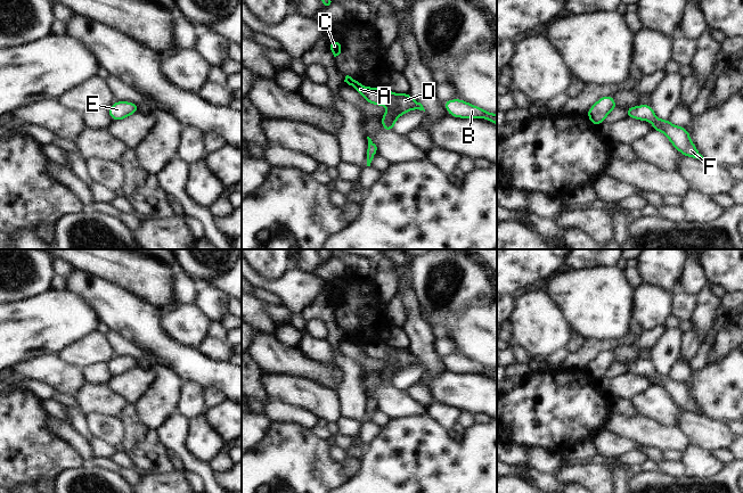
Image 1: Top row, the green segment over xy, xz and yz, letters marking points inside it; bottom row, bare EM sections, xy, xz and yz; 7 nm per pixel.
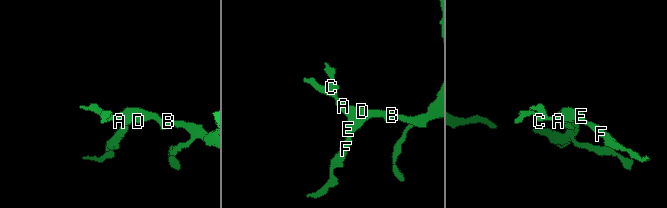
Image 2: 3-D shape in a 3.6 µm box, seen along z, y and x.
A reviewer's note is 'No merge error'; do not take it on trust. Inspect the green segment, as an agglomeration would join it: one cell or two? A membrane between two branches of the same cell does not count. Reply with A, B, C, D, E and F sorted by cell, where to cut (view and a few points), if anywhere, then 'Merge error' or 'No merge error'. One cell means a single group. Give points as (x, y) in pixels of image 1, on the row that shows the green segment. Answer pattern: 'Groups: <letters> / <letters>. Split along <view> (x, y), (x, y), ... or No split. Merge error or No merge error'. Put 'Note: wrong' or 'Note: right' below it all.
Groups: A B C D E F. No split. No merge error
Note: right

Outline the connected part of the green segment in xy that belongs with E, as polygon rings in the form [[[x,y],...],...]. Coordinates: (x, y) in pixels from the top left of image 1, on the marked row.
[[[115,100],[113,106],[107,107],[111,118],[114,121],[122,121],[128,116],[139,112],[139,105],[131,101]]]

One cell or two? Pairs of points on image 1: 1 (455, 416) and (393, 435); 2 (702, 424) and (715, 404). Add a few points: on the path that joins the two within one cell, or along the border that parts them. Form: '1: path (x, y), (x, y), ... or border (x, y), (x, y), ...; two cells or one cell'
1: border (426, 413), (454, 433); two cells
2: border (704, 415), (725, 422); two cells

